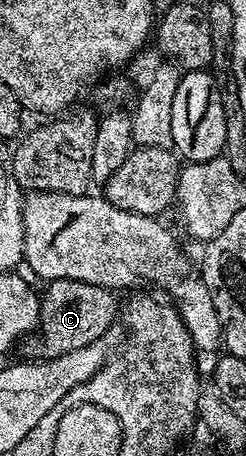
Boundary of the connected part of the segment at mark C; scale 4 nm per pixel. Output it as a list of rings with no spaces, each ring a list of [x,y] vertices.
[[[52,280],[44,288],[47,289],[41,292],[39,319],[43,348],[48,357],[69,354],[69,350],[89,346],[89,342],[100,340],[116,323],[121,304],[115,301],[116,293],[112,289],[76,280]]]

